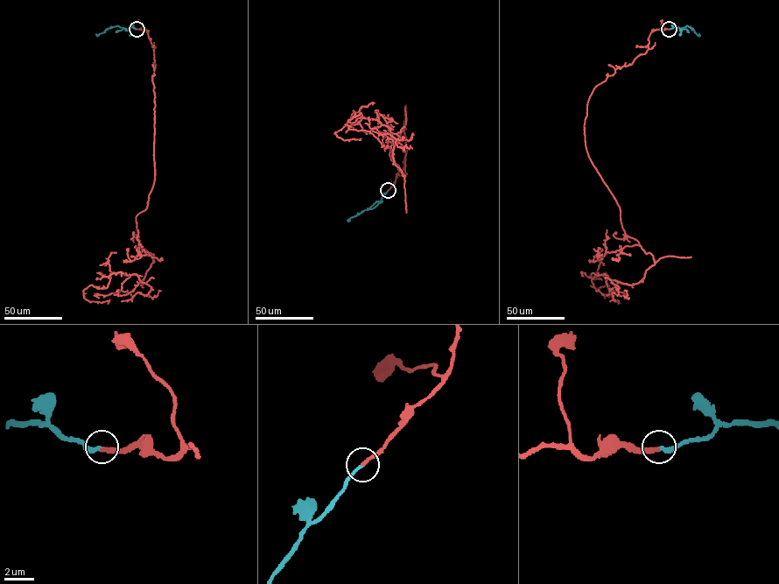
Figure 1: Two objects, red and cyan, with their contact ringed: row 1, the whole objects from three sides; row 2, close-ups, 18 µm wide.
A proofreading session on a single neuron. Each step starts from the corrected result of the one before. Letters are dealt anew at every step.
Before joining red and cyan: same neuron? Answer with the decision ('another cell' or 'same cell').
same cell

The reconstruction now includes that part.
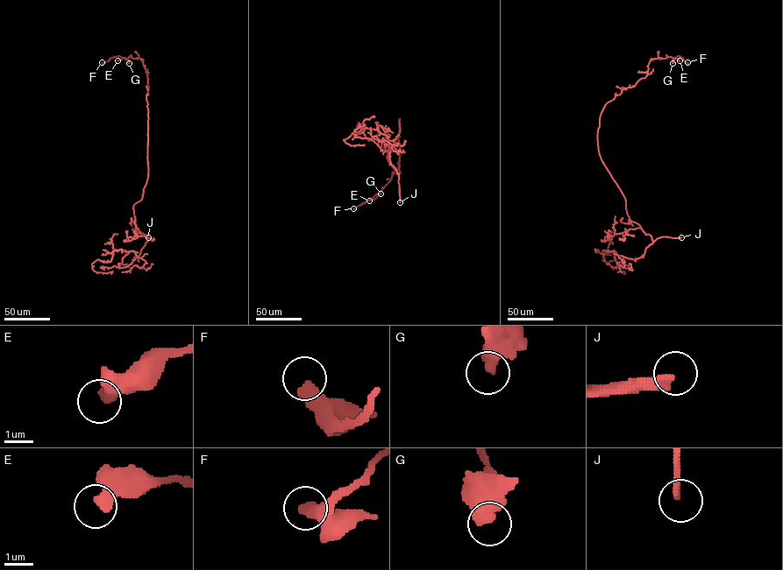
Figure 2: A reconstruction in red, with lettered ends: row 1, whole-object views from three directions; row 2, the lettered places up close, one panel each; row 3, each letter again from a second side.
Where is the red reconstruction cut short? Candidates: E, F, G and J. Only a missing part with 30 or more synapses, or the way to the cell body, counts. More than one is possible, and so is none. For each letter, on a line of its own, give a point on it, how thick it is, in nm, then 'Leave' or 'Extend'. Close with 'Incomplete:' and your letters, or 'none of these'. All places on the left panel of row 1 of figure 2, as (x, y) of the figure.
E: Place: (117, 60). Thickness 500 nm. Leave
F: Place: (102, 62). Thickness 440 nm. Leave
G: Place: (129, 63). Thickness 600 nm. Leave
J: Place: (148, 237). Thickness 240 nm. Extend
Incomplete: J

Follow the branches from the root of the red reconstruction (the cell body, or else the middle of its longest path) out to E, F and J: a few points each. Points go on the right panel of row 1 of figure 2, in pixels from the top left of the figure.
E: (618, 186), (598, 150), (601, 111), (623, 88), (634, 86), (646, 76), (651, 59), (671, 57), (679, 60)
F: (618, 186), (598, 150), (597, 130), (604, 105), (623, 88), (644, 78), (651, 59), (678, 55), (687, 62)
J: (618, 186), (624, 198), (629, 219), (649, 234), (653, 242), (663, 236), (681, 237)

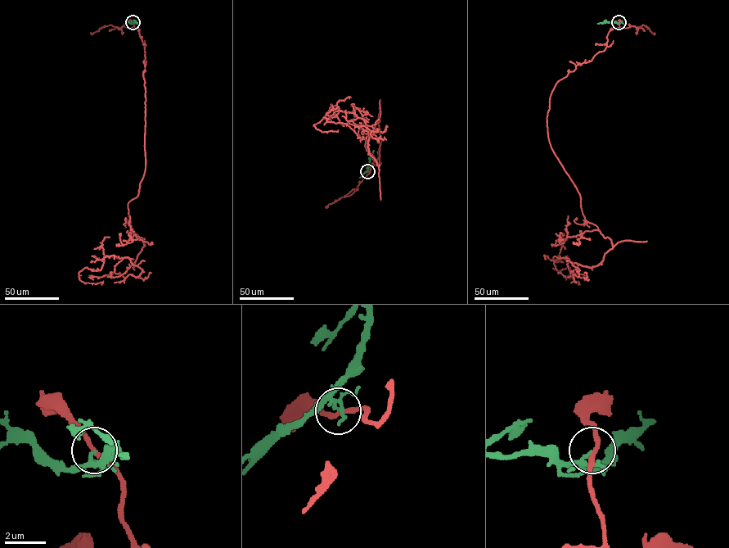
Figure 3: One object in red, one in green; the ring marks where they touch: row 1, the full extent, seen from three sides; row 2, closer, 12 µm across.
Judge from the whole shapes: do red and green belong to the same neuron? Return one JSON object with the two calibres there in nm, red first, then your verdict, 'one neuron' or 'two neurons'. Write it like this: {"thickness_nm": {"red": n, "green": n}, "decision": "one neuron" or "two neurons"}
{"thickness_nm": {"red": 200, "green": 110}, "decision": "two neurons"}

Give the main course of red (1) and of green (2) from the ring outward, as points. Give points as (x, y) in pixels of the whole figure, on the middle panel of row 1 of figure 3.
1: (367, 172), (380, 99), (362, 133), (379, 165), (362, 119), (338, 106), (313, 126), (336, 131)
2: (367, 171), (373, 150)

